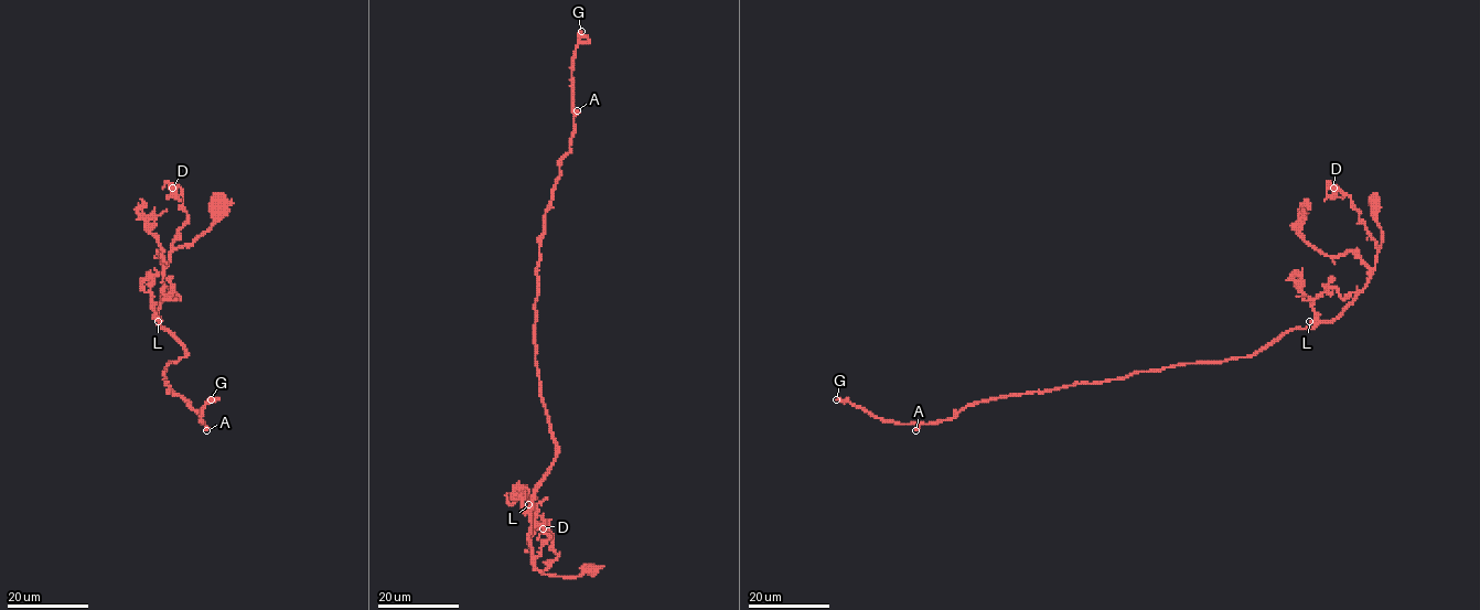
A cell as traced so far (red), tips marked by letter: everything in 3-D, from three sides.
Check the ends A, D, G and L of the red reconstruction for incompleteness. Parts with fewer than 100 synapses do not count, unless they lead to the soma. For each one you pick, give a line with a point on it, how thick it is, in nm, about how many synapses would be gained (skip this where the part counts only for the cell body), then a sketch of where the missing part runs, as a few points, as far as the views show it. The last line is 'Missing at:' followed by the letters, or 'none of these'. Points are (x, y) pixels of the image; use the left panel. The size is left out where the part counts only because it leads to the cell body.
G: place (211, 399); calibre 400 nm; 350 synapses
Missing at: G

